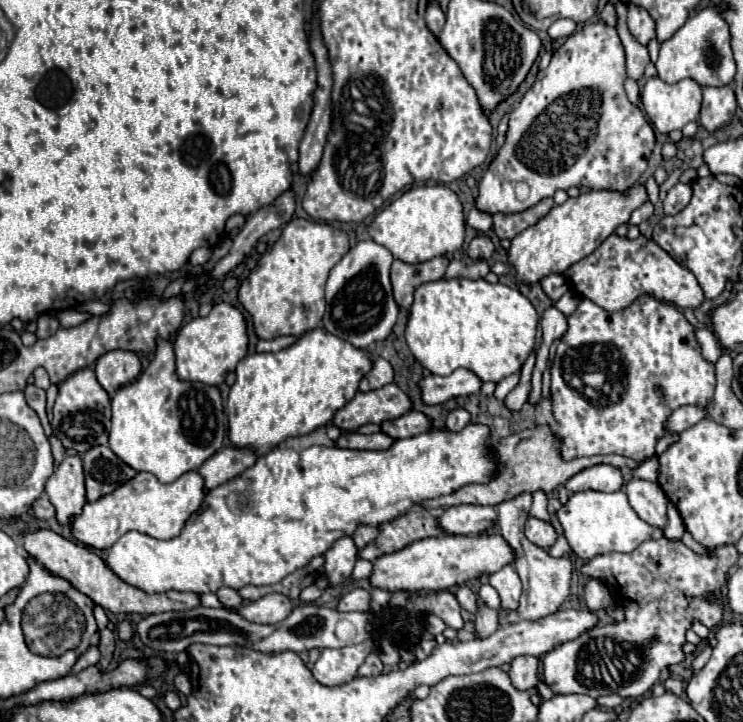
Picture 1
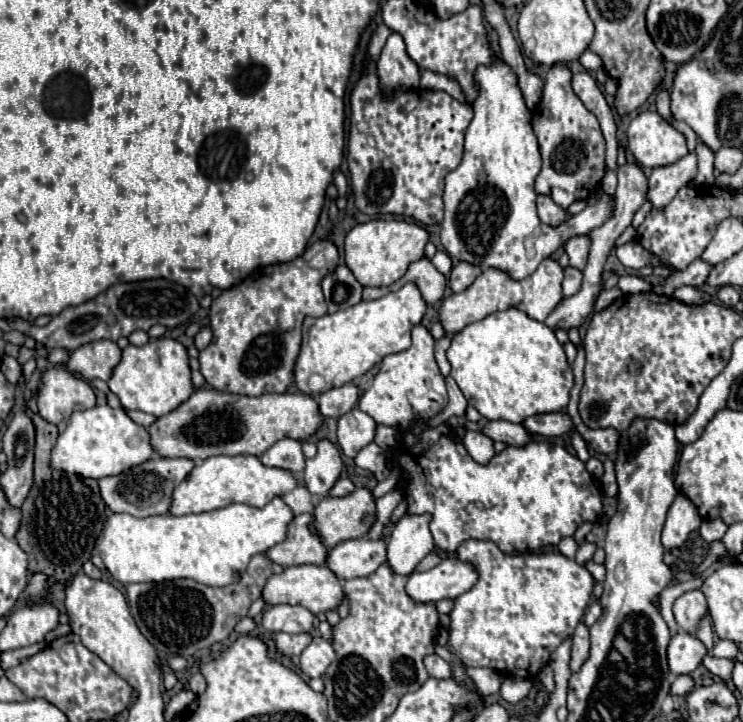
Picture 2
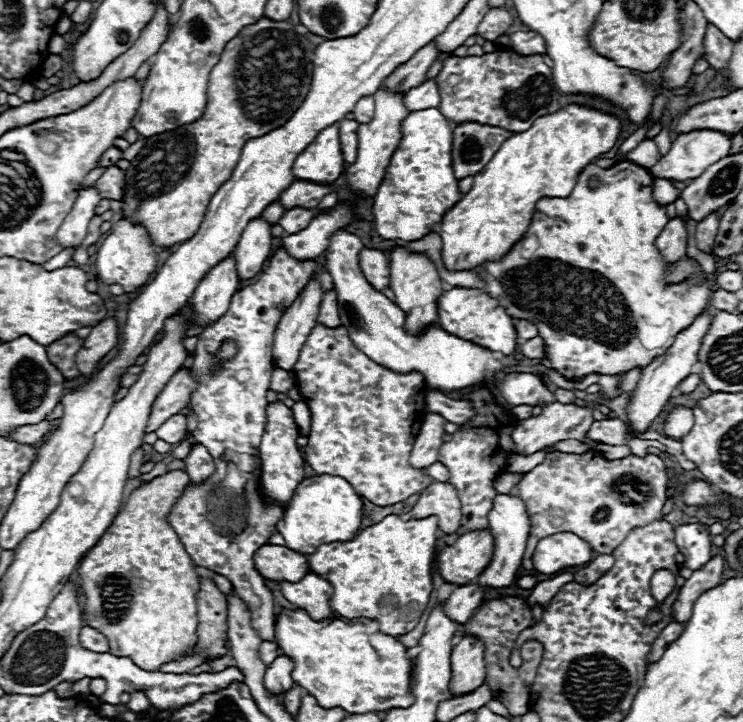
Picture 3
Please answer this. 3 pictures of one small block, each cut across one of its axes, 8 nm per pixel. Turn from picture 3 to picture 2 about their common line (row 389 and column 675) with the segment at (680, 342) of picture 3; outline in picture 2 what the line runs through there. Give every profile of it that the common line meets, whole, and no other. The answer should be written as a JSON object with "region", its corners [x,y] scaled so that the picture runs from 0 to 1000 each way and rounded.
{"region":[[[913,875],[899,892],[899,922],[904,934],[931,934],[950,906],[948,892],[923,875]]]}

